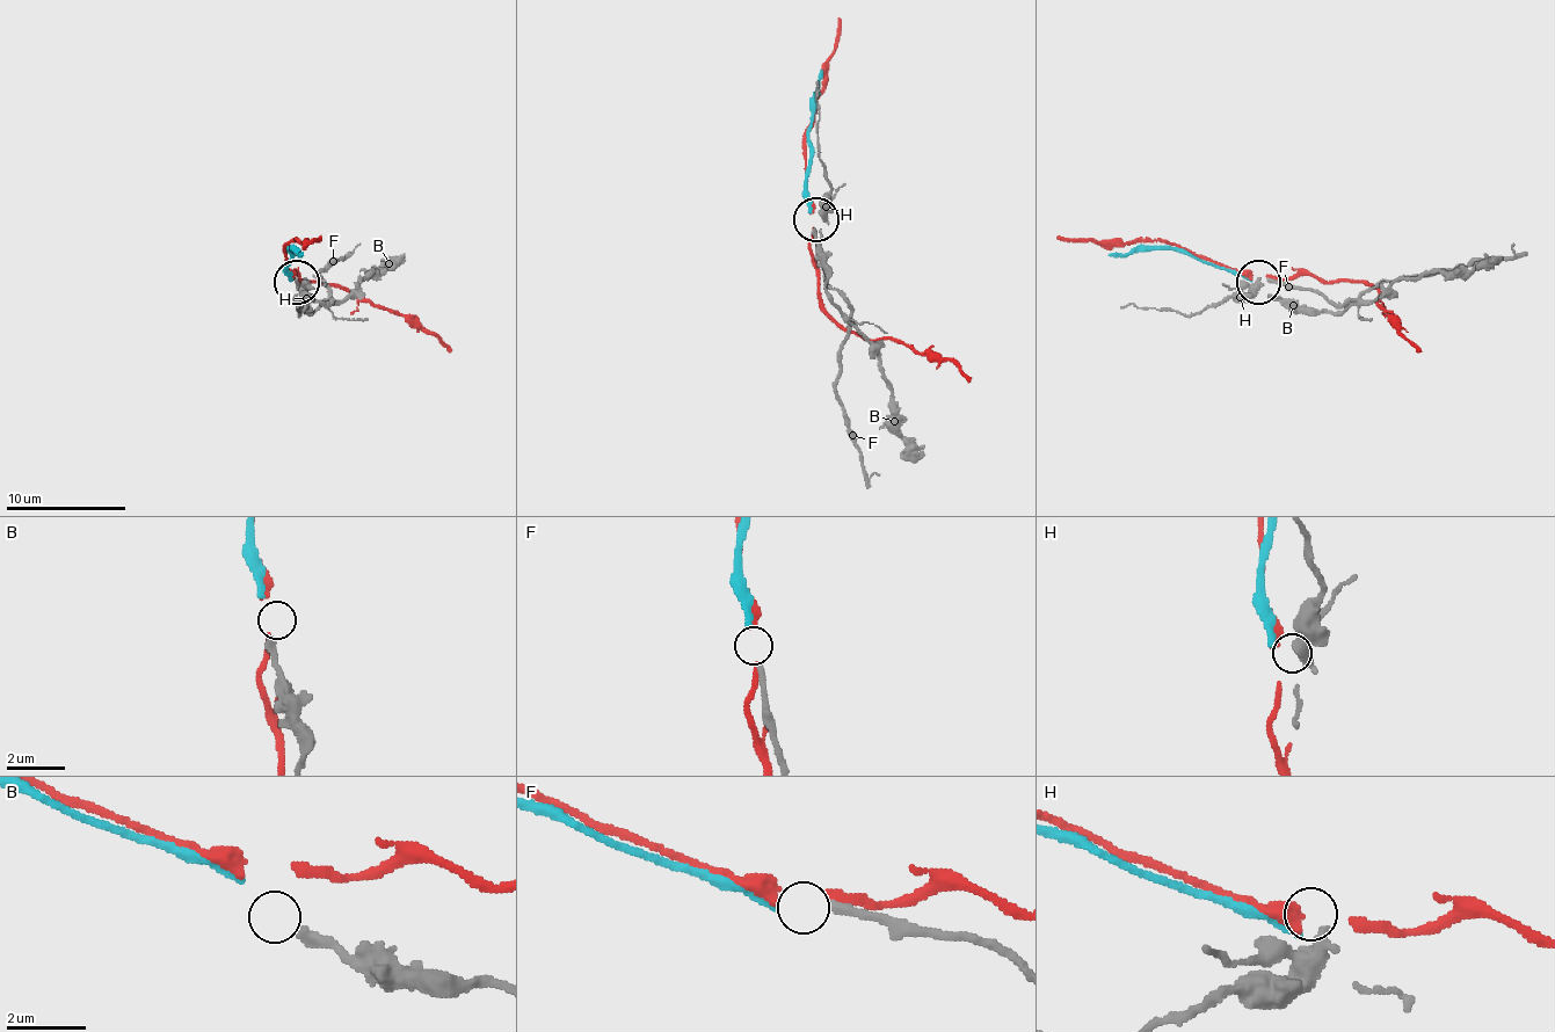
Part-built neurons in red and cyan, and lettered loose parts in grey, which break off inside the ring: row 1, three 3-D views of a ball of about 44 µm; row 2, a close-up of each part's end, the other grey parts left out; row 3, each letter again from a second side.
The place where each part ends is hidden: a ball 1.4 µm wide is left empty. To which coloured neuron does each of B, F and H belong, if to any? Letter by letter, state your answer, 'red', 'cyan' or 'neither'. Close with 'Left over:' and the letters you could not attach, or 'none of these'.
B: neither
F: cyan
H: neither
Left over: B, H

